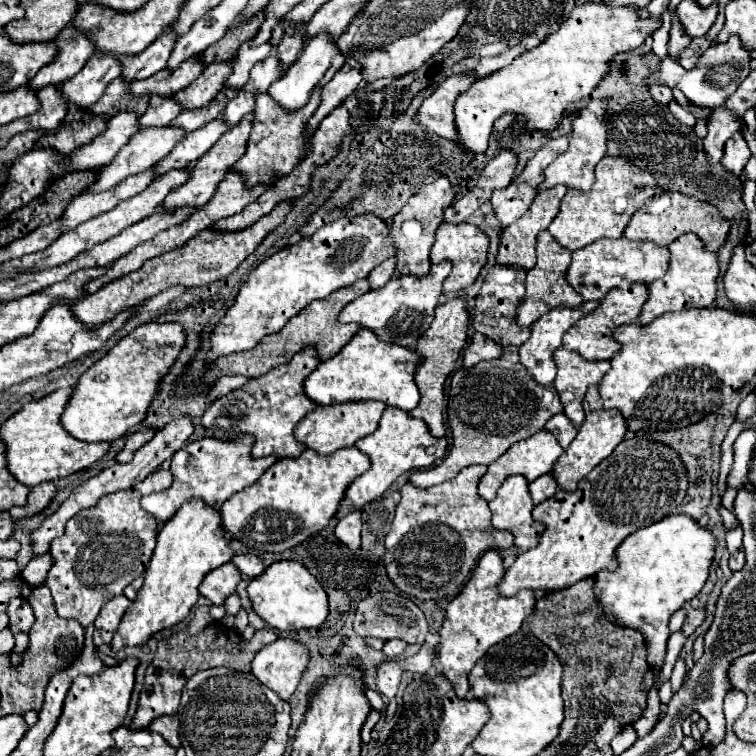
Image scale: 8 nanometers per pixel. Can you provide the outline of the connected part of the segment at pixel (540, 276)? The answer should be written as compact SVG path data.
M542 230L538 234L536 254L538 254L538 262L532 270L528 270L528 276L526 276L526 300L518 308L518 324L520 326L530 326L534 320L544 316L552 308L558 308L558 306L576 308L584 302L582 296L566 280L566 270L572 262L572 252L568 252L566 248L556 244L556 238L548 230Z

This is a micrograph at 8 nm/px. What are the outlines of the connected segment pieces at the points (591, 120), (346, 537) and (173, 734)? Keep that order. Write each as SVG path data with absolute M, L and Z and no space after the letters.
M590 100L590 104L580 110L580 114L574 120L574 136L570 140L570 148L560 154L546 170L544 170L544 182L540 184L540 190L552 188L556 184L568 184L570 188L580 188L580 190L590 190L596 176L594 168L596 164L606 156L606 102L607 100Z
M354 510L346 514L338 524L336 524L336 536L352 550L360 548L360 530L362 530L362 512Z
M158 716L150 722L148 726L152 732L160 732L164 736L164 740L168 740L168 744L172 746L180 746L180 738L178 738L178 716Z

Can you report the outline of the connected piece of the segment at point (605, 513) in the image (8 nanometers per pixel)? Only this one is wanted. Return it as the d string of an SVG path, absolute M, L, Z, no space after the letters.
M642 438L620 442L612 456L580 482L578 490L558 490L556 496L534 508L532 516L546 524L546 532L536 548L522 552L508 568L500 594L514 596L524 588L554 592L596 576L600 570L614 570L620 542L628 534L672 514L682 504L686 490L686 466L670 446Z

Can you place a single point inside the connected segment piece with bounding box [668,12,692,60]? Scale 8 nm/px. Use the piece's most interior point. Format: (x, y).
(678, 40)

